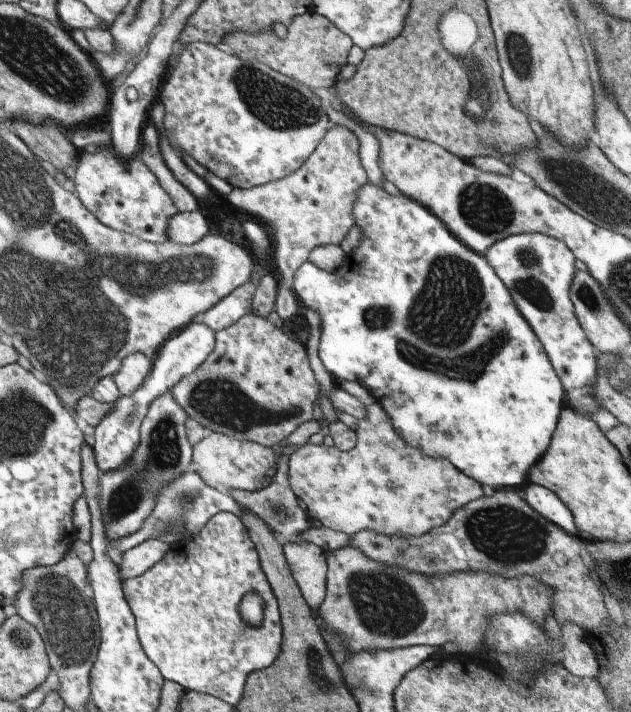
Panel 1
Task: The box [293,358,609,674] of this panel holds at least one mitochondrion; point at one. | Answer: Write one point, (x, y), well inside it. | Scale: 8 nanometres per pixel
(383, 602)

